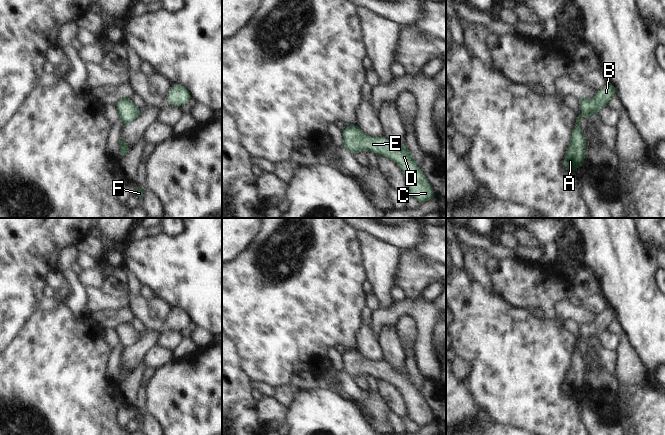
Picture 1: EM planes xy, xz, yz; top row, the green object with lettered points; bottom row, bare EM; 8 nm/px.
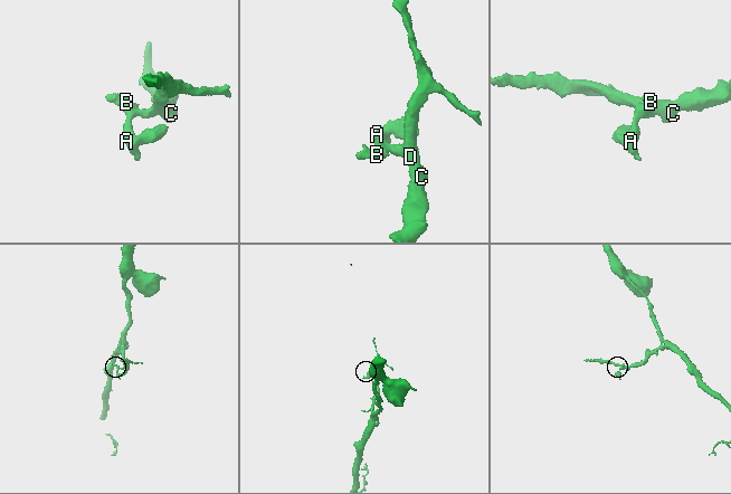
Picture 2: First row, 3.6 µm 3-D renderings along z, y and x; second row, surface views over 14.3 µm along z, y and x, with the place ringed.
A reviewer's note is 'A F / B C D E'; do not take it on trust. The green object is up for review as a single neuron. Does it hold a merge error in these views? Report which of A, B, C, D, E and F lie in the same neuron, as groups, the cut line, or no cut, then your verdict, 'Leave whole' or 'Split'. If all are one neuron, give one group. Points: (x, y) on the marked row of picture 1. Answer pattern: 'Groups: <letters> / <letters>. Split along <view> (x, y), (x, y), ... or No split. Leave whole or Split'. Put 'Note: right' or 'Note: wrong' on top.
Note: wrong
Groups: A B C D E F. No split. Leave whole.

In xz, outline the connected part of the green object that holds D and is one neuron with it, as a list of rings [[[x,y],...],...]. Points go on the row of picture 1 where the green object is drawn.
[[[356,124],[348,125],[341,131],[343,144],[353,155],[361,151],[370,151],[394,161],[402,170],[408,184],[407,192],[421,204],[433,199],[436,194],[414,157],[406,146],[395,145],[386,136],[372,137],[364,133]]]

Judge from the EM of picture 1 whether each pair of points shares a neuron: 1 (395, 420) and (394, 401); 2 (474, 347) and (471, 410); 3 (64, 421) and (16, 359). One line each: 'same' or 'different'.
1: different
2: different
3: same

